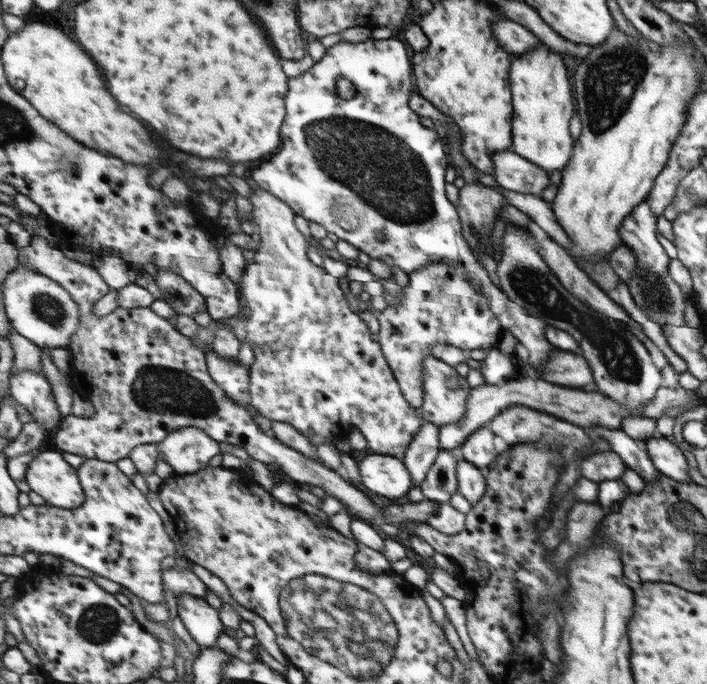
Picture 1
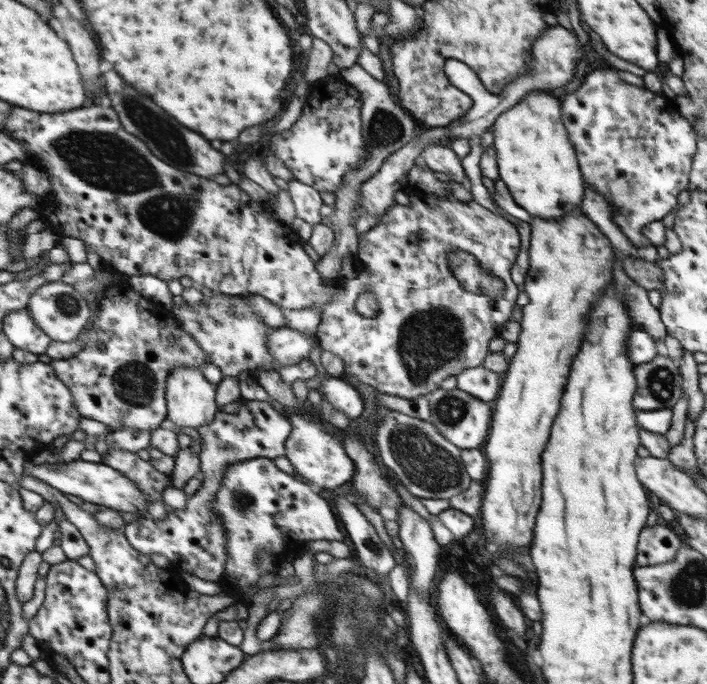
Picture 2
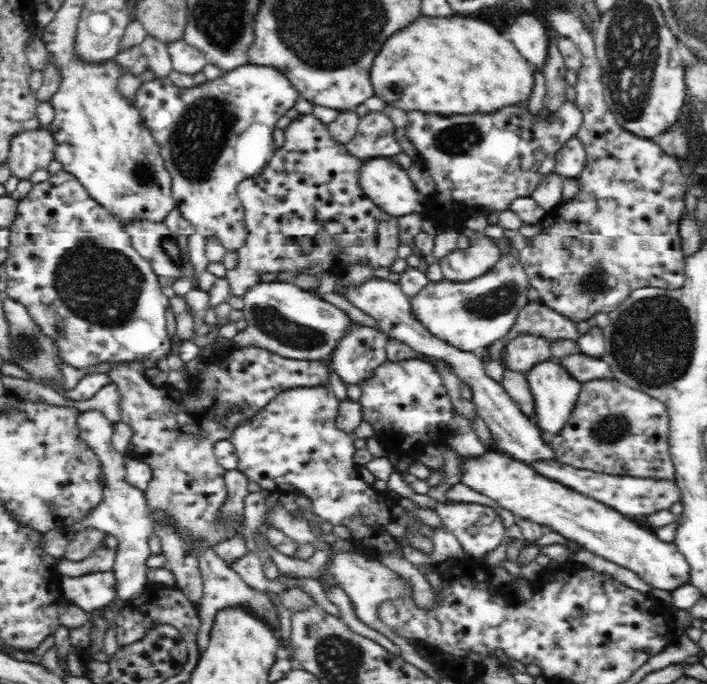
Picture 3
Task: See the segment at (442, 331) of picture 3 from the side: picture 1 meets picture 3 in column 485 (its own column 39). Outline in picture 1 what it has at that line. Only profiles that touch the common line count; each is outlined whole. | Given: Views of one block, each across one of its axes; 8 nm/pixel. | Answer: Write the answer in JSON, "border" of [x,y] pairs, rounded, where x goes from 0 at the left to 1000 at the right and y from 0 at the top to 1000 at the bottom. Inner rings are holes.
{"border":[[[24,389],[4,412],[4,439],[17,475],[58,510],[96,510],[115,474],[115,452],[99,425],[64,401]]]}

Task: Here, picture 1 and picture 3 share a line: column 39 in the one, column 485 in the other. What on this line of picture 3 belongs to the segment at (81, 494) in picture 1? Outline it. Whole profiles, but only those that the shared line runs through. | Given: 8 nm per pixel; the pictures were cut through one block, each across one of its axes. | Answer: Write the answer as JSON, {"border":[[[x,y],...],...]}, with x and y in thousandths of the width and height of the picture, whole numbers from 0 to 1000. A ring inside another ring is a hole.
{"border":[[[694,655],[678,668],[661,668],[651,678],[651,705],[697,730],[730,756],[774,766],[802,789],[902,839],[922,861],[953,864],[976,851],[976,826],[952,792],[934,789],[905,759],[890,756],[854,735],[761,693],[752,680],[727,673]]]}

